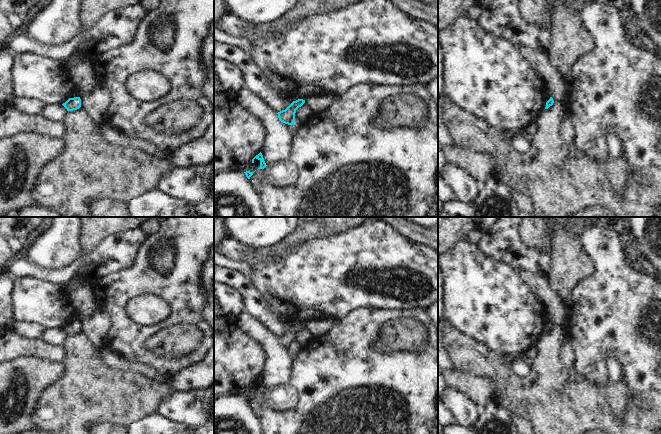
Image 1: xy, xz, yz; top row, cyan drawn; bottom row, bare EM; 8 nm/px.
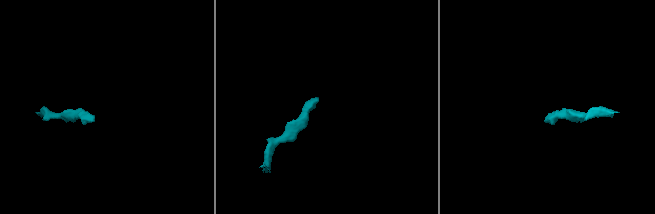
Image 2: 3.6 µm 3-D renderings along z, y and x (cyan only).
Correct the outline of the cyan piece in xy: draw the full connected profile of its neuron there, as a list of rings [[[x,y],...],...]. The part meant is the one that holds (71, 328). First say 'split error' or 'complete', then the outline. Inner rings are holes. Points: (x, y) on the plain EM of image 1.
complete; [[[80,321],[69,322],[62,329],[67,333],[67,335],[77,334],[81,331],[81,323]]]

